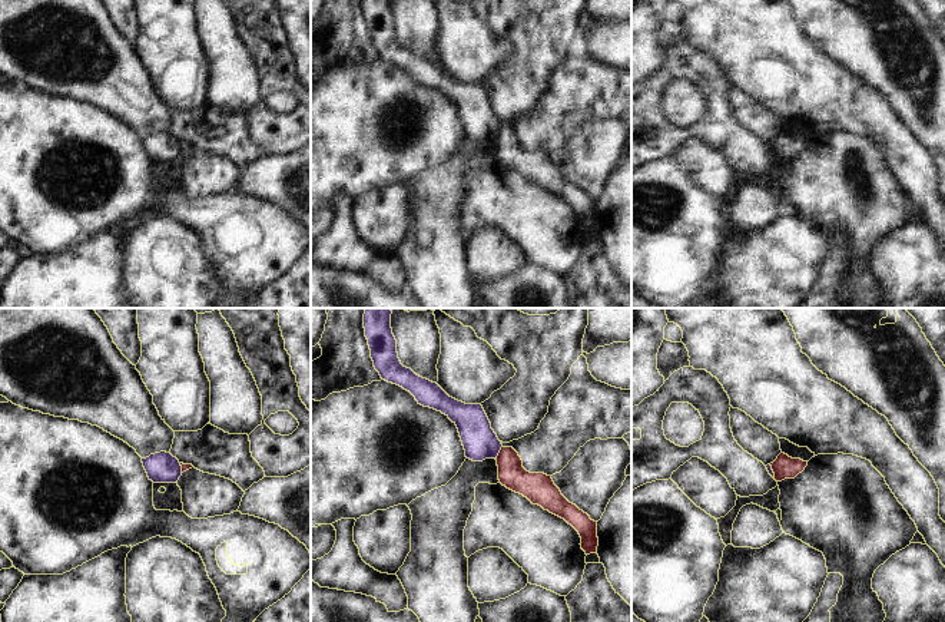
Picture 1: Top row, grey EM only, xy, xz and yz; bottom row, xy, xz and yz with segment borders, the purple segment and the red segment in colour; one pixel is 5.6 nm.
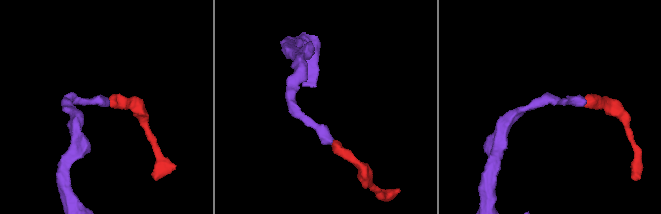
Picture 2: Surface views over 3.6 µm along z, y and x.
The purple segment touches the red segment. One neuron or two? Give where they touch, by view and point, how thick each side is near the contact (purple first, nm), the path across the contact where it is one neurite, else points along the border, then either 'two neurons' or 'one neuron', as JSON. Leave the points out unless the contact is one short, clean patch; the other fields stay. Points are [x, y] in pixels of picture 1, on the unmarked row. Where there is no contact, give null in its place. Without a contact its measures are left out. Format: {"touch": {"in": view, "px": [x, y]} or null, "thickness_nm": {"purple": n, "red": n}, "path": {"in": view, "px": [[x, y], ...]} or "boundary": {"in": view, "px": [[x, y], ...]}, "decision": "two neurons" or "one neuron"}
{"touch": {"in": "xz", "px": [498, 131]}, "thickness_nm": {"purple": 200, "red": 150}, "boundary": {"in": "xz", "px": [[501, 125], [496, 138]]}, "decision": "two neurons"}

